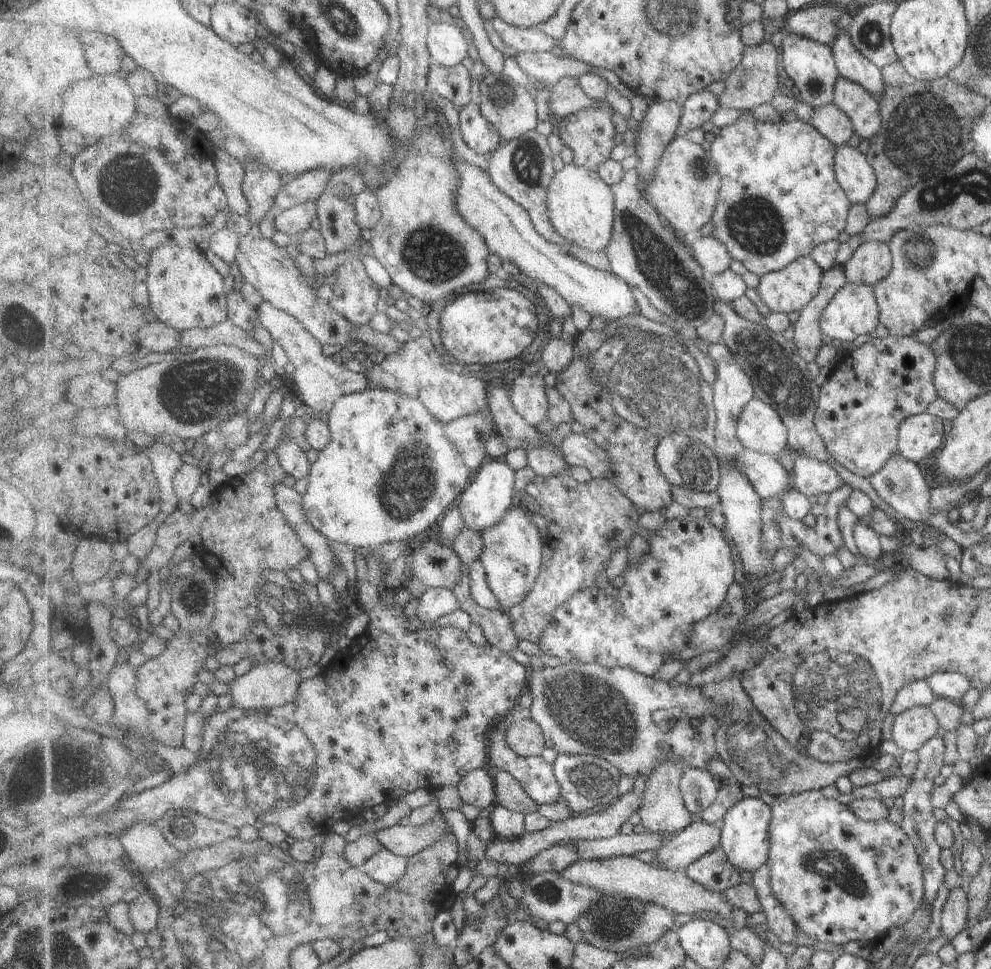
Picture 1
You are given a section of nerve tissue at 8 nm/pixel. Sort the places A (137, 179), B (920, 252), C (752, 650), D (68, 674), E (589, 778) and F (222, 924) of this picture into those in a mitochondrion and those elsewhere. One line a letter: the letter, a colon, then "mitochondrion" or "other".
A: mitochondrion
B: mitochondrion
C: mitochondrion
D: other
E: mitochondrion
F: mitochondrion

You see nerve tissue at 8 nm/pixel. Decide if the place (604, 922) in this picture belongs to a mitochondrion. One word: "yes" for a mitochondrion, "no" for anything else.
yes

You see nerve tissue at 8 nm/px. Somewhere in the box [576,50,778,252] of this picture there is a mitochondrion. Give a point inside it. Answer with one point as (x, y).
(701, 169)

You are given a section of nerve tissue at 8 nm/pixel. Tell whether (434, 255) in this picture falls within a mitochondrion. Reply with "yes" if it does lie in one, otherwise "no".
yes

